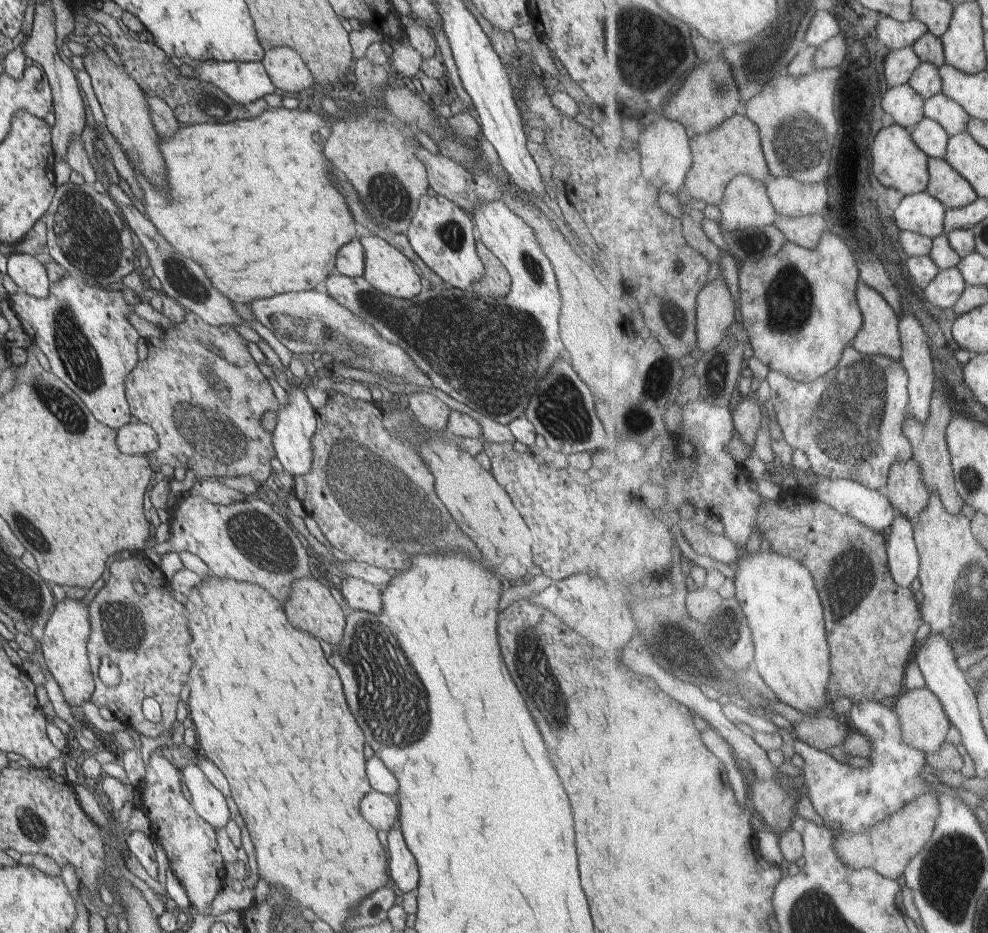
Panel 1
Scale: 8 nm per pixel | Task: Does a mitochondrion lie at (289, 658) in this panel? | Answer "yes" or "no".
no

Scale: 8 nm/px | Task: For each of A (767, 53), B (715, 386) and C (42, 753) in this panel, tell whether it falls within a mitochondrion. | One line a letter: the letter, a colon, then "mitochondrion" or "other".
A: mitochondrion
B: other
C: other

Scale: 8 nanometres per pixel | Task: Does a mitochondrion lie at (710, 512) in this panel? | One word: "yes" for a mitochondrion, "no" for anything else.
no

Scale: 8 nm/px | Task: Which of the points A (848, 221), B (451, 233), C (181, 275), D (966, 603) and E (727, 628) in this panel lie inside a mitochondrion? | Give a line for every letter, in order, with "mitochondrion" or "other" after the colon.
A: other
B: mitochondrion
C: mitochondrion
D: mitochondrion
E: mitochondrion

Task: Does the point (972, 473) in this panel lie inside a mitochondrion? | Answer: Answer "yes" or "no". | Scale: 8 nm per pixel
yes

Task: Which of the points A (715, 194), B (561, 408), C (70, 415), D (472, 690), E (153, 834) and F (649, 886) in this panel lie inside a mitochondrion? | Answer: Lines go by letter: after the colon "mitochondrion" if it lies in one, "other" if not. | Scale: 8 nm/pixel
A: other
B: mitochondrion
C: mitochondrion
D: other
E: other
F: other

